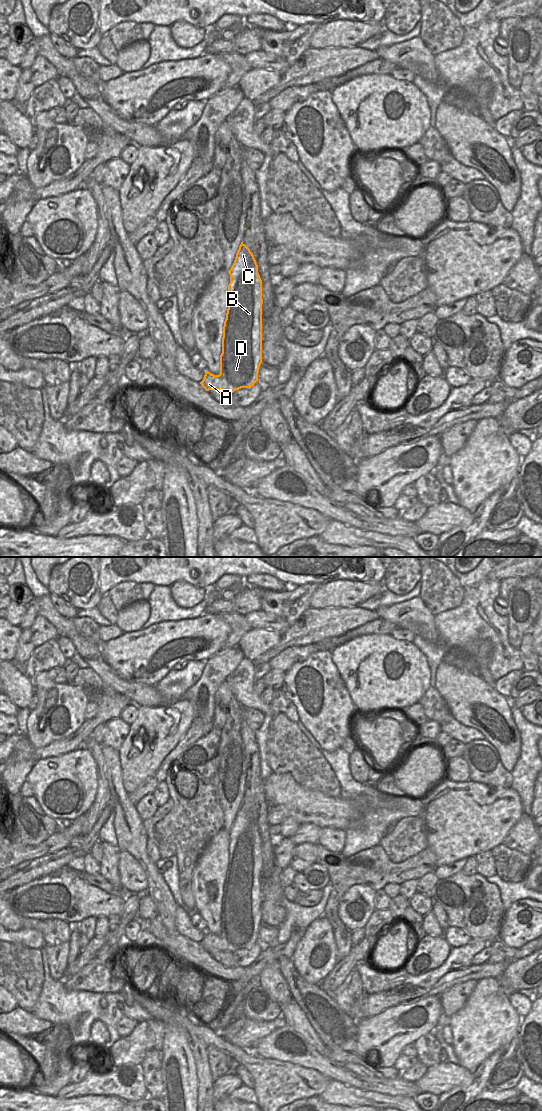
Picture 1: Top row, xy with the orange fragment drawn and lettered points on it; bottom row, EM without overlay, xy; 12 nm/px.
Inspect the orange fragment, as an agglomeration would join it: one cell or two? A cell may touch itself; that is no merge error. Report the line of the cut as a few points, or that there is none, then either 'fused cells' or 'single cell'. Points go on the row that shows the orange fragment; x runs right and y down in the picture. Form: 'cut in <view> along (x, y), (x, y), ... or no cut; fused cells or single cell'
no cut; single cell

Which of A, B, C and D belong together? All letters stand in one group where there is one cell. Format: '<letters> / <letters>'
A B C D

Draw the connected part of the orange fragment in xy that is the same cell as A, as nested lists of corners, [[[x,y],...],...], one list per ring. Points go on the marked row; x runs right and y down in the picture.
[[[241,242],[231,269],[228,271],[228,309],[223,326],[220,374],[206,371],[200,382],[206,390],[234,392],[241,388],[251,388],[258,381],[262,363],[262,280],[258,265],[250,249]]]

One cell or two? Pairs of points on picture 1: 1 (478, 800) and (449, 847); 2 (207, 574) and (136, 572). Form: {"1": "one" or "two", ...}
{"1": "one", "2": "one"}

